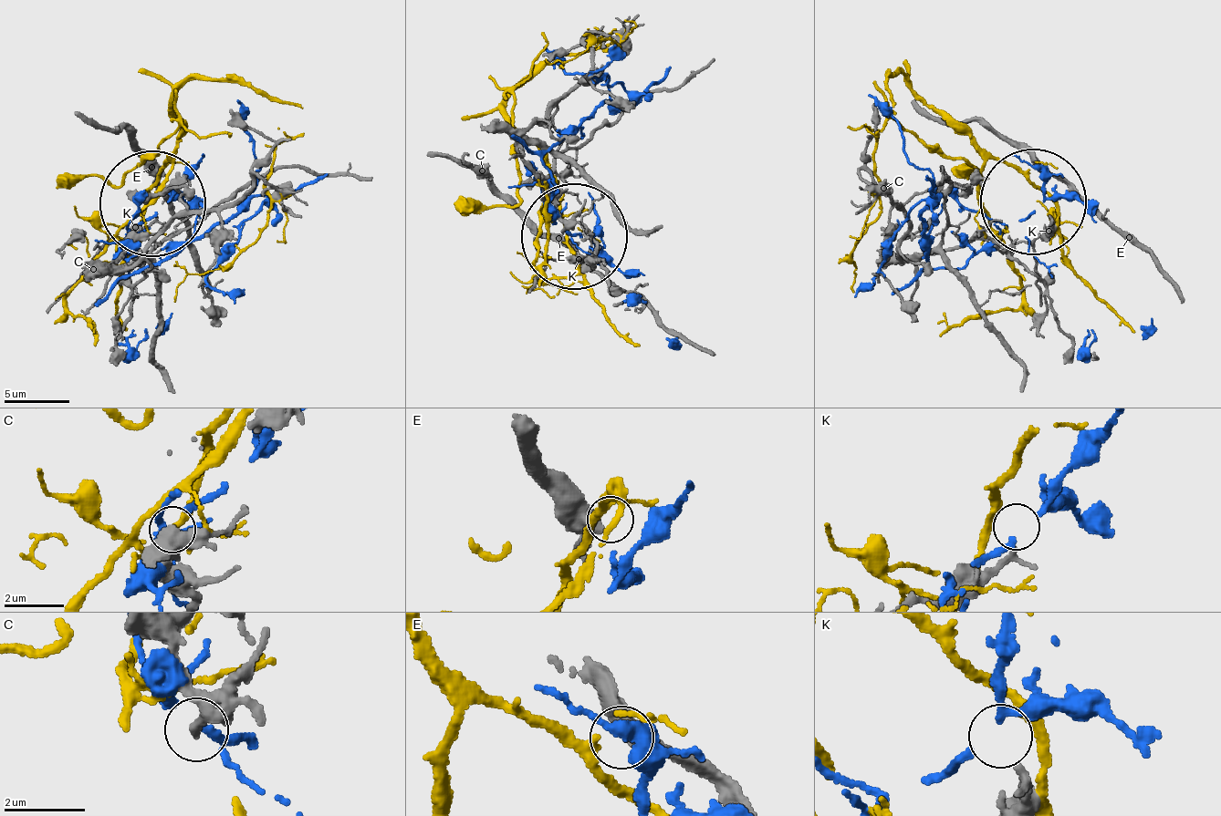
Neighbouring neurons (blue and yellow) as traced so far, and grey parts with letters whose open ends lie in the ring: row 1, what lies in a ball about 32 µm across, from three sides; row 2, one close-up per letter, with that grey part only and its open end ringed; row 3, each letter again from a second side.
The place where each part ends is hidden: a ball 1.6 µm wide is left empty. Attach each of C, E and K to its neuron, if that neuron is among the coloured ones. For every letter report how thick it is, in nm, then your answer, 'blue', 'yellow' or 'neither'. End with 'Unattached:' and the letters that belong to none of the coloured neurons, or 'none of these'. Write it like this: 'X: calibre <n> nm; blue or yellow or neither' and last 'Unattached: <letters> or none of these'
C: calibre 200 nm; neither
E: calibre 480 nm; neither
K: calibre 200 nm; blue
Unattached: C, E

